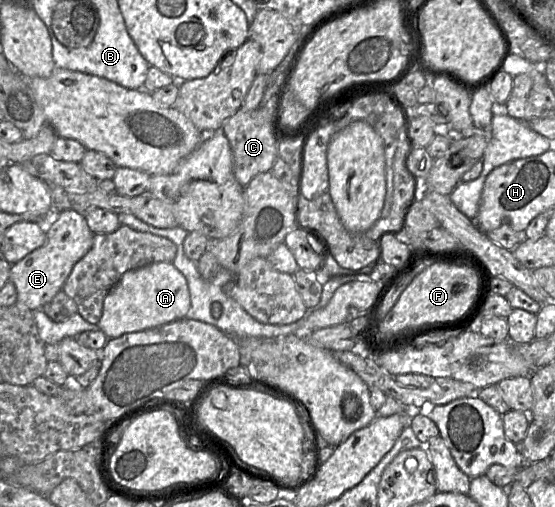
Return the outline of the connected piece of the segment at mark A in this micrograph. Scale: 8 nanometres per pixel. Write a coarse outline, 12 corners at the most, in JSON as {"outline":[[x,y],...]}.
{"outline":[[172,262],[128,270],[104,299],[108,338],[183,319],[188,283]]}

